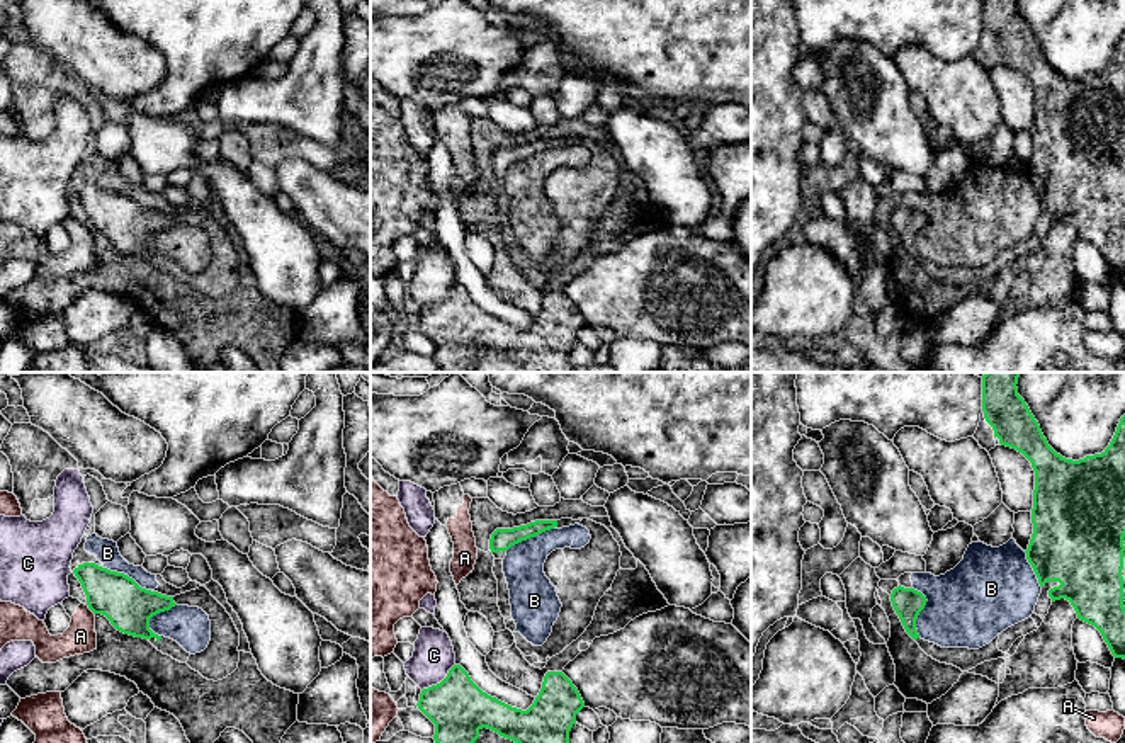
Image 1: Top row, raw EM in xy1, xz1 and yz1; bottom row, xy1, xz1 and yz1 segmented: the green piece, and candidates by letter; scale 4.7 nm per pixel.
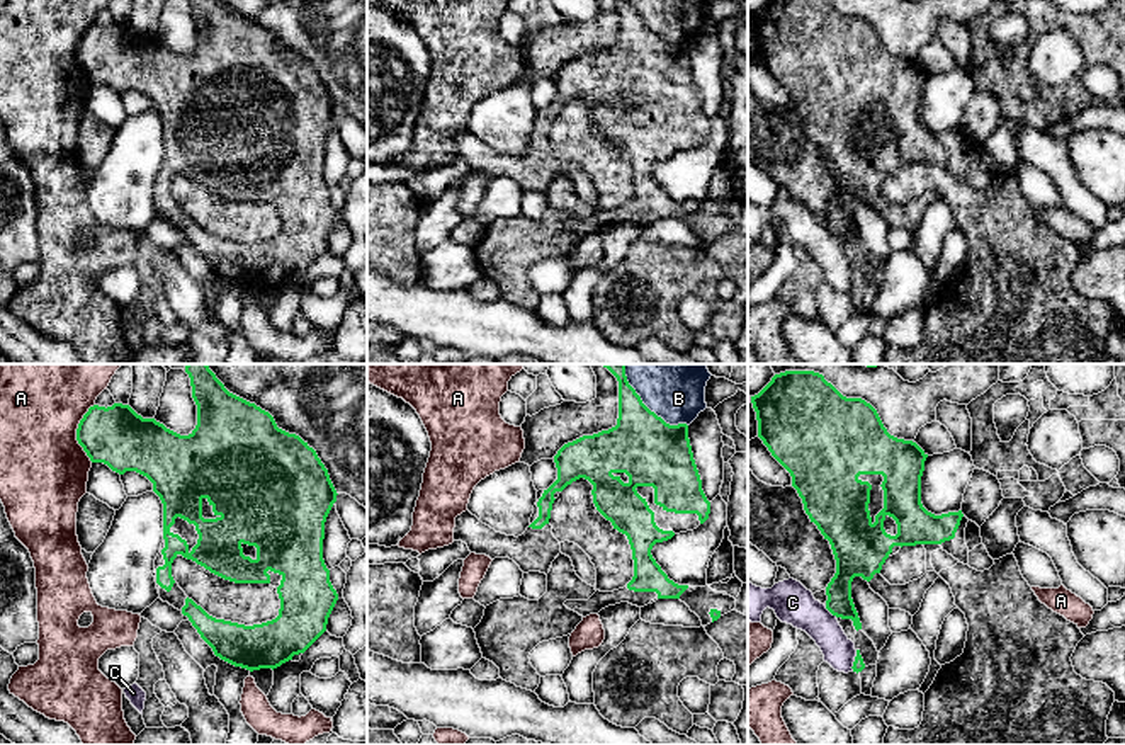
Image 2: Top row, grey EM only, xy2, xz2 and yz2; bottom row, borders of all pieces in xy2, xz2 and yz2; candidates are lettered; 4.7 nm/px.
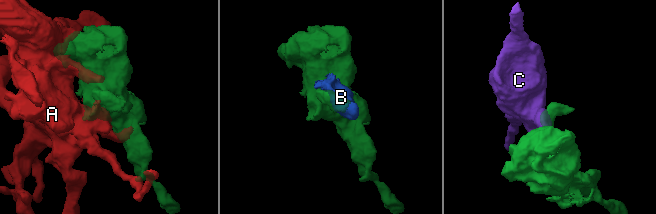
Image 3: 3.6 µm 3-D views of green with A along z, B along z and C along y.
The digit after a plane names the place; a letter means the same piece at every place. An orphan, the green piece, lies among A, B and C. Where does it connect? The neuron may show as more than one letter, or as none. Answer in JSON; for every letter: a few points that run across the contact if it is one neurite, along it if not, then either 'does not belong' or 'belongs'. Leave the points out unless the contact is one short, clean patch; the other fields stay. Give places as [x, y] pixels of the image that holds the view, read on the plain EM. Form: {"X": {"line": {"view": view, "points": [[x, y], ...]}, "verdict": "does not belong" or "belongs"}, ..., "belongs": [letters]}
{"A": {"verdict": "does not belong"}, "B": {"verdict": "does not belong"}, "C": {"line": {"view": "xz1", "points": [[454, 283], [439, 301], [422, 310]]}, "verdict": "does not belong"}, "belongs": []}

